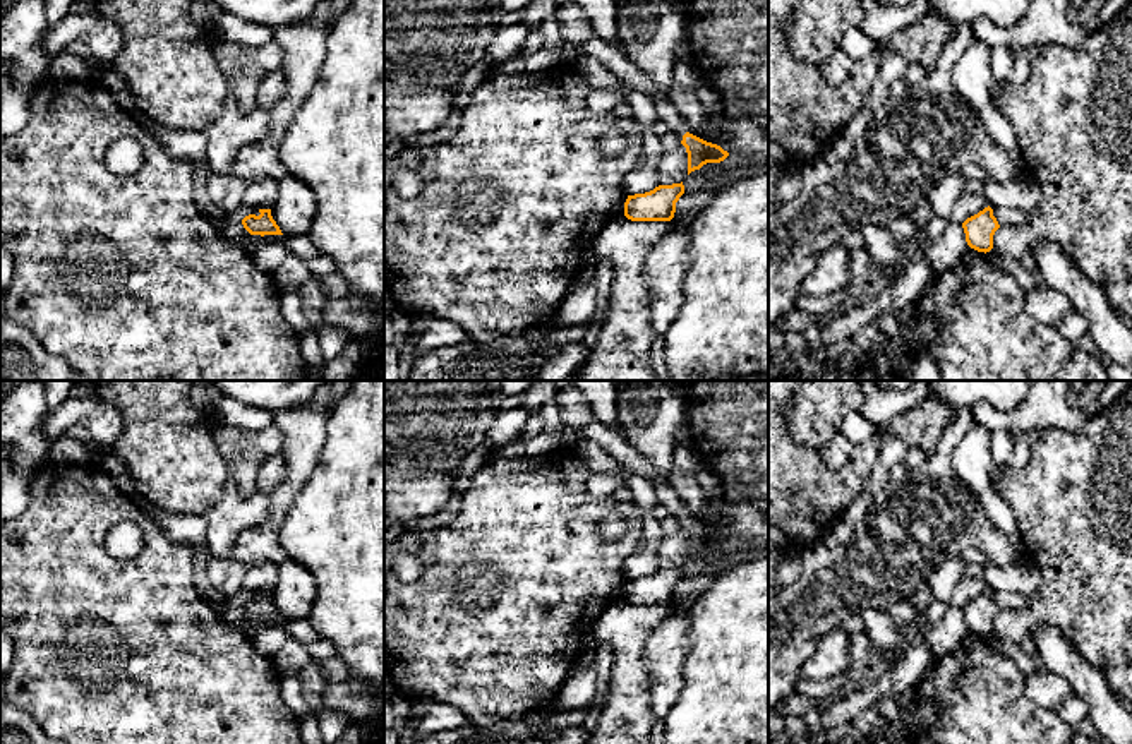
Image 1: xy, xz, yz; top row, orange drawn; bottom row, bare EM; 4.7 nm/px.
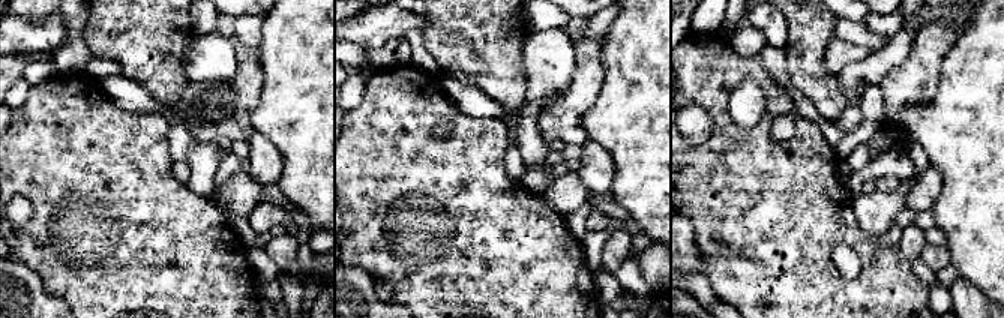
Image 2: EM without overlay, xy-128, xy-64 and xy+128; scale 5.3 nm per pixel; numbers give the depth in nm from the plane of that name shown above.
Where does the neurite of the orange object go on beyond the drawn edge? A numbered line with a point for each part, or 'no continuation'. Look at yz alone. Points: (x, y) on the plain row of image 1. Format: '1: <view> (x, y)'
1: yz (1004, 600)

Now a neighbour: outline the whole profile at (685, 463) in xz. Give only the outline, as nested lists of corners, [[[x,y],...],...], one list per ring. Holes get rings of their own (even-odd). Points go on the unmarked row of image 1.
[[[676,446],[669,483],[688,509],[688,516],[703,523],[700,514],[712,495],[696,482],[700,461],[689,446]]]

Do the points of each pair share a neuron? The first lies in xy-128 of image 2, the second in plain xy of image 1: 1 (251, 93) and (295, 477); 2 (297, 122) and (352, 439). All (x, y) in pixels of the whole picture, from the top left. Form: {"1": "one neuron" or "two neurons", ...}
{"1": "one neuron", "2": "one neuron"}

